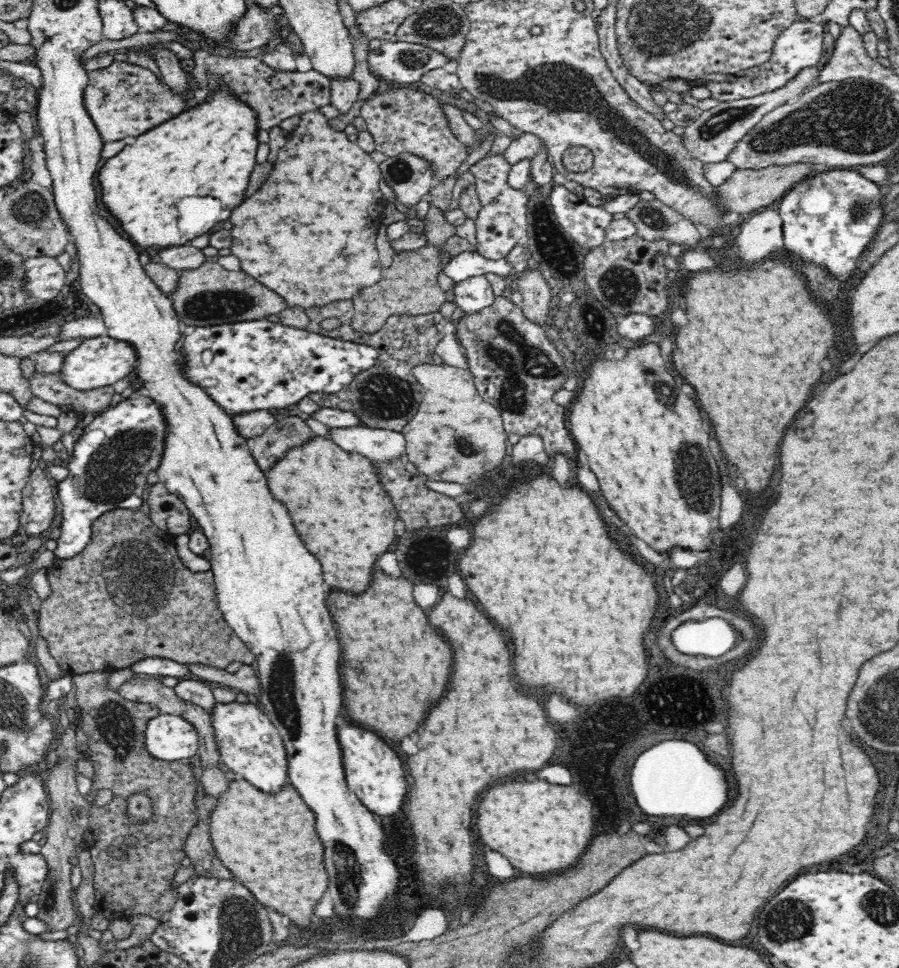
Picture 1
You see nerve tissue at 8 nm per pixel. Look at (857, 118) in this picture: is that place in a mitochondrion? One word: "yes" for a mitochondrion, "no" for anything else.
yes

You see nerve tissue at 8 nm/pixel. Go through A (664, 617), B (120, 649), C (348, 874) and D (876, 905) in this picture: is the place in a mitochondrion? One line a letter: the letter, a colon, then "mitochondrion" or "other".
A: other
B: other
C: mitochondrion
D: mitochondrion

